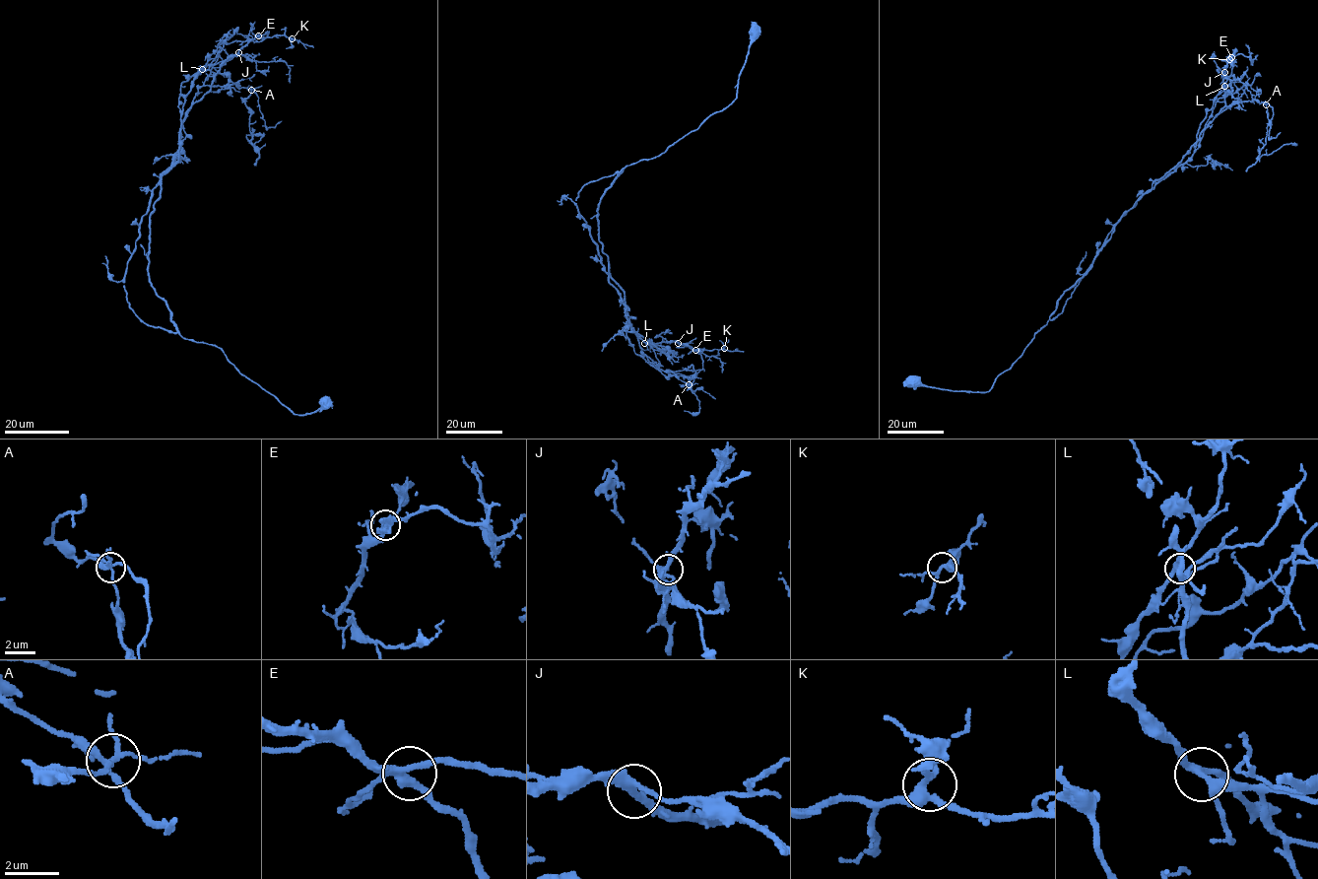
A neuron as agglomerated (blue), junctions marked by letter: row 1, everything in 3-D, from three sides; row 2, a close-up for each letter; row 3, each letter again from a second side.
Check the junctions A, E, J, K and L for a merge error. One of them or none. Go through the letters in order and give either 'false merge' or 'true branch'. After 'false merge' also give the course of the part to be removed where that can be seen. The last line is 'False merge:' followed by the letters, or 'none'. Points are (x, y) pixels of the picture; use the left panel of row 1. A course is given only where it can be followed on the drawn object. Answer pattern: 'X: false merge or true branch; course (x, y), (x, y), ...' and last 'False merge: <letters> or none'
A: false merge; course (251, 90), (245, 105), (250, 113), (251, 143), (257, 147), (254, 147), (263, 135), (245, 135)
E: true branch
J: true branch
K: true branch
L: true branch
False merge: A

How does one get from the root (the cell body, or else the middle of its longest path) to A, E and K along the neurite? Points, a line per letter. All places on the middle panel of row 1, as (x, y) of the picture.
A: (599, 234), (608, 271), (624, 292), (625, 314), (641, 350), (660, 369), (689, 384)
E: (599, 234), (611, 278), (624, 292), (625, 314), (630, 327), (652, 344), (676, 341), (695, 350)
K: (599, 234), (608, 271), (624, 292), (625, 314), (637, 334), (652, 344), (676, 341), (692, 349), (724, 348)

